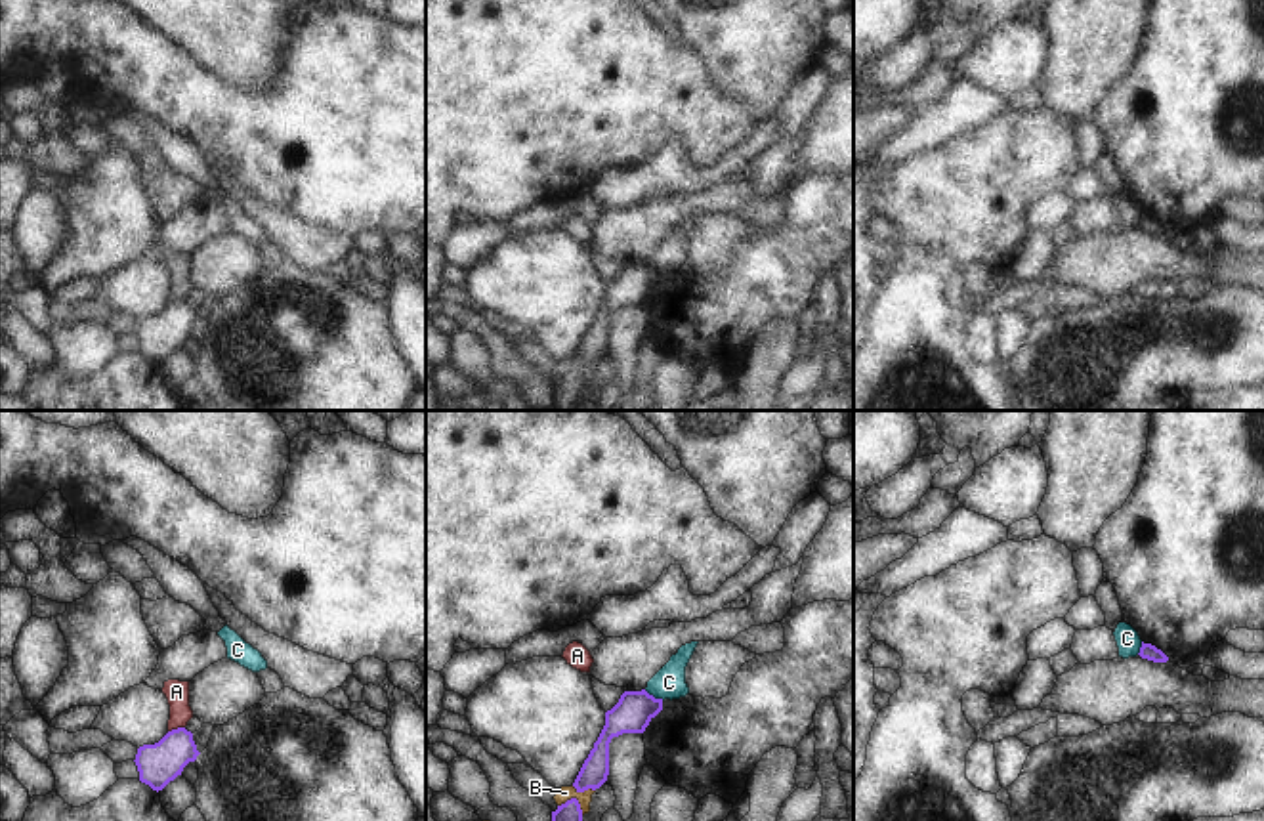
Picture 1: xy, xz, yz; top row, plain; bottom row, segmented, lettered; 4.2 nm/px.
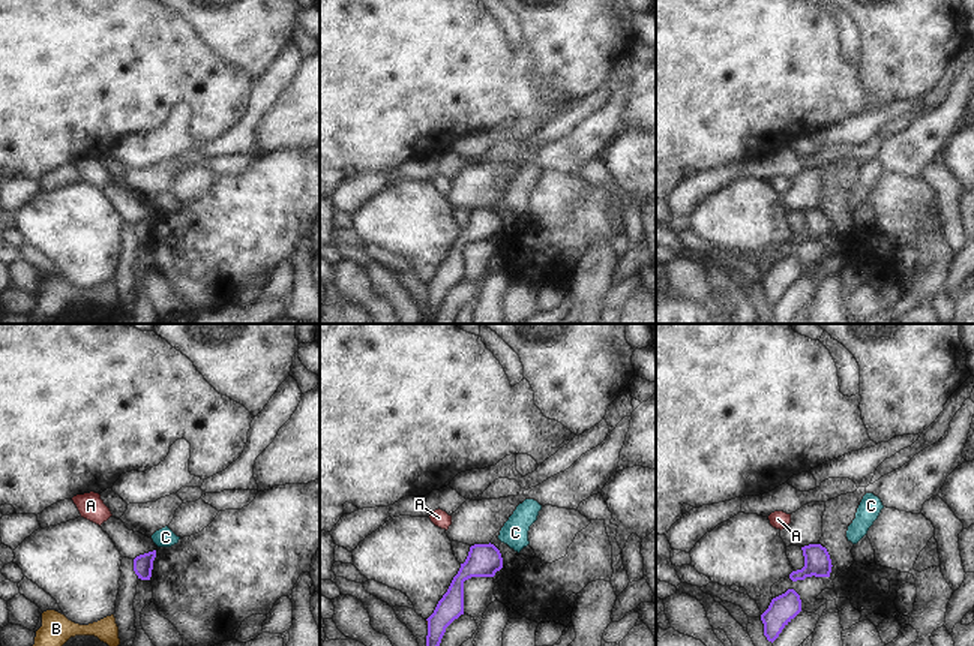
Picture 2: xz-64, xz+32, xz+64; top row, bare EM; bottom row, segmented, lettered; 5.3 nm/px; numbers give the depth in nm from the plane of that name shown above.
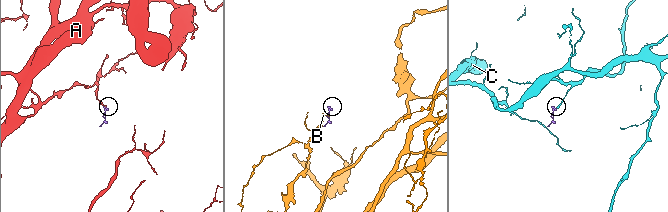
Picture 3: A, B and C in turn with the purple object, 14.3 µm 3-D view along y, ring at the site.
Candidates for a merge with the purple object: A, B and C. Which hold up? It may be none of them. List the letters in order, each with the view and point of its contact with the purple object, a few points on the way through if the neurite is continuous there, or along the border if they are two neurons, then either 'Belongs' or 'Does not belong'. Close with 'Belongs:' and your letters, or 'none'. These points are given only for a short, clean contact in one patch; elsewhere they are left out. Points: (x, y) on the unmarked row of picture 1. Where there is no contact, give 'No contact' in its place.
A: Touches purple at xy (178, 300). Boundary: xy (184, 298), (168, 304). Does not belong
B: Touches purple at xz (575, 371). Boundary: xz (558, 378), (575, 371), (583, 386). Does not belong
C: Touches purple at xz (652, 268). Boundary: xz (644, 262), (663, 272). Does not belong
Belongs: none

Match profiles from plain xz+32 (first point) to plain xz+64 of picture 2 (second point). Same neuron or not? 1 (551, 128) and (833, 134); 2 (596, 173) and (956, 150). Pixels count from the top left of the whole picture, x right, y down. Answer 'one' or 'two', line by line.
1: two
2: two

